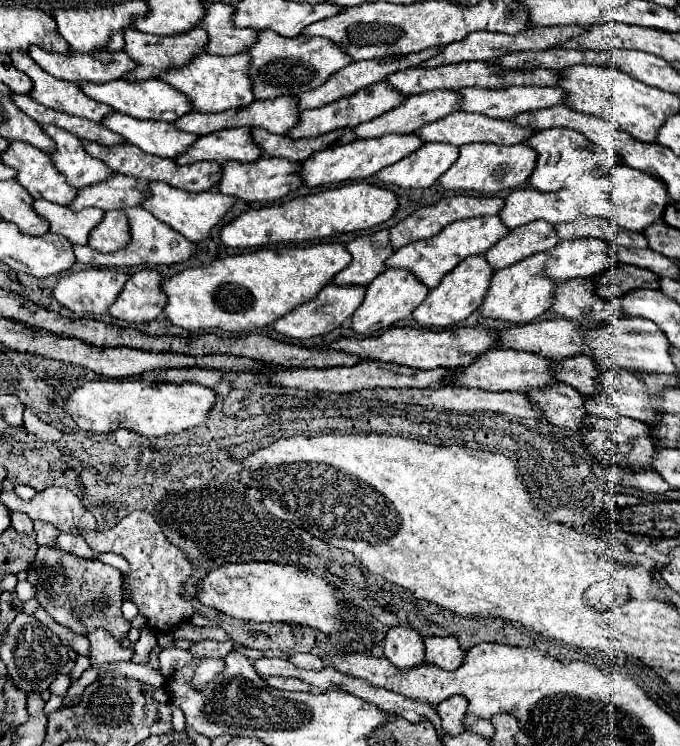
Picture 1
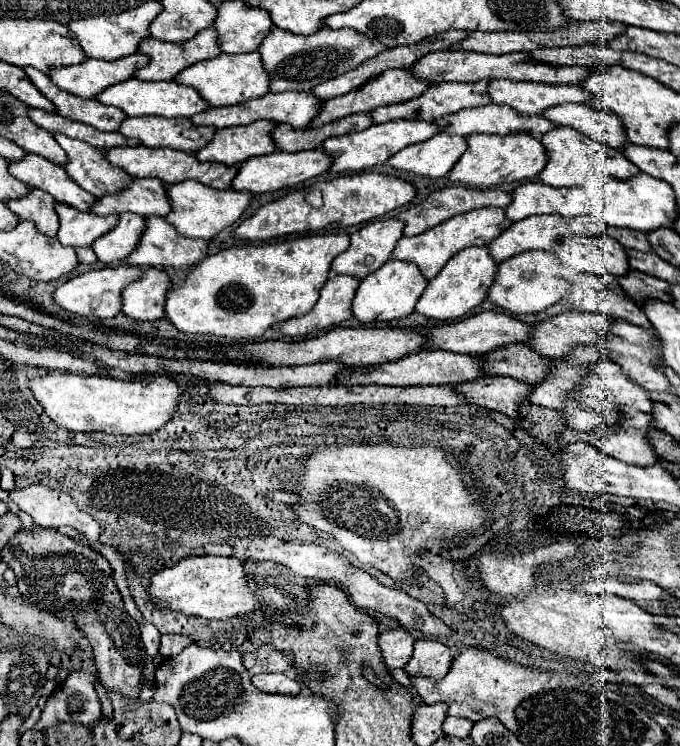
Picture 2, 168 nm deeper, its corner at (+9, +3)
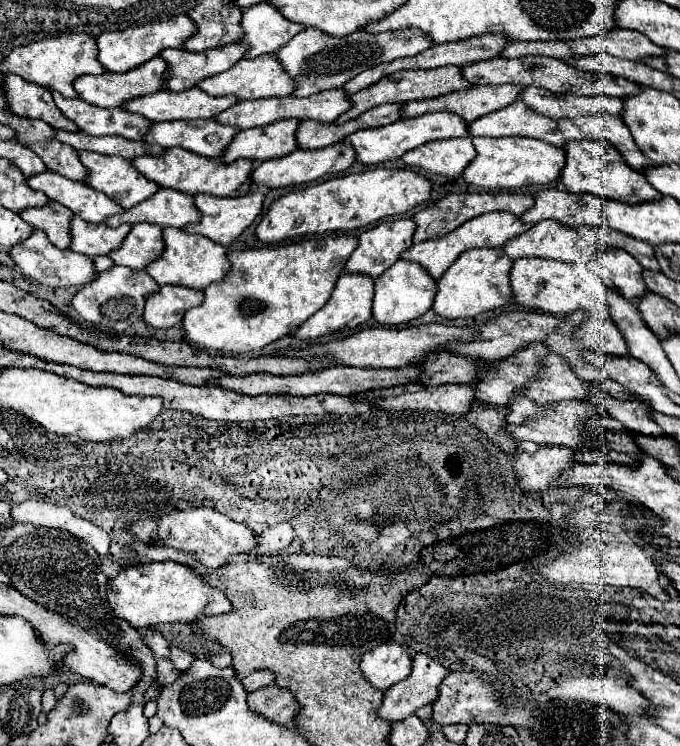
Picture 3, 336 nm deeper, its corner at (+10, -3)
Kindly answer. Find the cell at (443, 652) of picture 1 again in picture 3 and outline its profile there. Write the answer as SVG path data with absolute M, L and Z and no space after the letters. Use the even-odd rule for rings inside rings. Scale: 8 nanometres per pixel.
M416 654L410 676L384 692L380 716L388 722L400 722L412 716L416 708L434 702L438 698L438 686L446 674L448 670L436 658Z

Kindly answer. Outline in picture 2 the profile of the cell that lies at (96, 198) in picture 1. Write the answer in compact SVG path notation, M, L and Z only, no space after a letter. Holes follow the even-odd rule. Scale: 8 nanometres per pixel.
M135 178L123 192L99 198L91 212L99 216L123 212L135 212L139 216L165 216L171 212L167 184L157 178Z

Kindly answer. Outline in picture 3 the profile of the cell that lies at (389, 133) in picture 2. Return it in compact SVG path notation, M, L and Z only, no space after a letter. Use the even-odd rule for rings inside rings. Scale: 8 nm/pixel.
M436 112L436 114L424 114L418 118L408 118L408 120L398 120L394 124L382 126L382 128L370 128L370 130L358 130L346 138L346 144L350 144L356 152L356 162L364 166L372 164L382 164L386 160L398 160L404 152L418 148L426 142L432 140L444 140L444 138L458 138L458 136L468 136L466 122L458 118L456 114L446 114L446 112Z

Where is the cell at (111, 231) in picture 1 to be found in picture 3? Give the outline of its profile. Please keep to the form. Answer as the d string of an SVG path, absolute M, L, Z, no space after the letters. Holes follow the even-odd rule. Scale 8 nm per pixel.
M134 224L130 234L124 238L122 246L112 250L108 256L118 266L128 266L132 270L140 270L140 268L146 268L146 262L152 262L154 258L158 258L160 252L162 252L162 228L154 226L154 224Z

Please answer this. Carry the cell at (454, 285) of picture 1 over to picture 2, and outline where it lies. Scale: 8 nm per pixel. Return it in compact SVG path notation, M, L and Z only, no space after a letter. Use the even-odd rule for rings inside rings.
M469 246L457 252L443 270L429 280L423 296L417 302L415 312L433 318L433 320L455 320L465 314L469 314L473 308L477 308L489 294L489 286L493 284L497 272L497 262L491 258L487 246Z

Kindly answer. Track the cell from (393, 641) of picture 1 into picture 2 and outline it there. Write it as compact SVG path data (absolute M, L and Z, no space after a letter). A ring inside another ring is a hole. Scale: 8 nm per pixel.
M395 628L379 636L379 650L387 668L405 668L413 656L413 638L405 628Z

